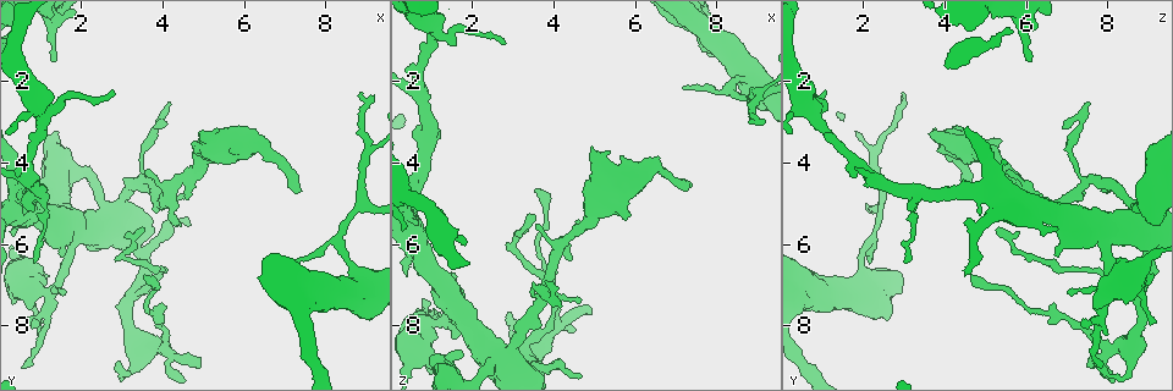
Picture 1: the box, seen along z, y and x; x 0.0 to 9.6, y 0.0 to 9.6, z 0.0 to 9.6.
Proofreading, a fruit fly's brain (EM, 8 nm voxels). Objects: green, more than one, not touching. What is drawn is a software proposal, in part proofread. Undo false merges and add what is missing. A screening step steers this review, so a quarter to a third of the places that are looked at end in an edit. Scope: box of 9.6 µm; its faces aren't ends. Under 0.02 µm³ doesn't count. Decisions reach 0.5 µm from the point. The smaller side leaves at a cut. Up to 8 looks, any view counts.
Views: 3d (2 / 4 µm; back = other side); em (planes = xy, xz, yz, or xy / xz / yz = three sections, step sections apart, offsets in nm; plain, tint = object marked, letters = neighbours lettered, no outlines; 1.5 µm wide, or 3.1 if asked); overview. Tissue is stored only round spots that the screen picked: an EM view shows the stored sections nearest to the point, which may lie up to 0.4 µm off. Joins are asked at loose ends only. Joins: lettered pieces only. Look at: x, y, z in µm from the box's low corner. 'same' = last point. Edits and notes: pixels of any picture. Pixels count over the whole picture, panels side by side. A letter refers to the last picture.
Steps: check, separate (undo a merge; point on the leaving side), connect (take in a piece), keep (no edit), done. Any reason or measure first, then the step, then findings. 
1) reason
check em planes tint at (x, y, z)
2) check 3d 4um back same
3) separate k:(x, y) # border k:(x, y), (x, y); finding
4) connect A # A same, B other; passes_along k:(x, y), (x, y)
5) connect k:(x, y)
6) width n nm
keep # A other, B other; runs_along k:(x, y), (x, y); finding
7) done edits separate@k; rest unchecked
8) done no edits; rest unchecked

thin end
check em planes letters at (8.85, 2.30, 2.90)

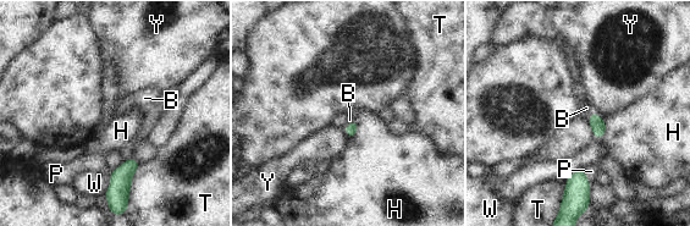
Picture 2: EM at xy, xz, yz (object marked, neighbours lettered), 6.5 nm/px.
connect B # B same, H other, P other, T other, W other, Y other; it goes on there

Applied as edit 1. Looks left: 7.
thick turns thin
check 3d 4um at (2.30, 4.60, 9.15)

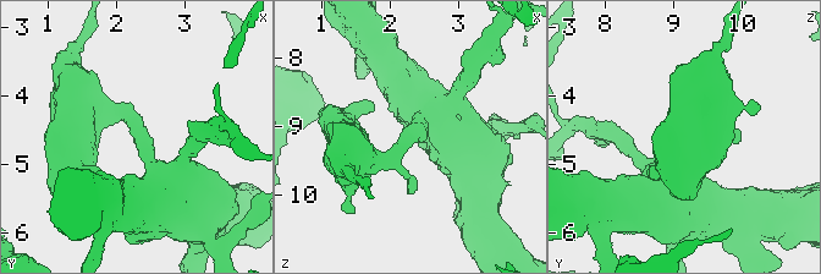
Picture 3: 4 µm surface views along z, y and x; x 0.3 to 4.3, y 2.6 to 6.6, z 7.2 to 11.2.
arm_widths 280, 600 nm; now the EM
check em planes letters at (2.40, 4.65, 9.10)

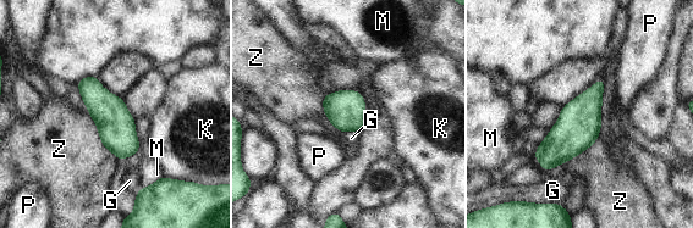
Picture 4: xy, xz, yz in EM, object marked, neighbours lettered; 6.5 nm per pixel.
keep # G other, K other, M other, P other, Z other; border 4:(88, 114), (100, 142), (117, 160); one neuron here

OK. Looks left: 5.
branch stops here
check 3d 4um at (4.65, 4.75, 7.40)

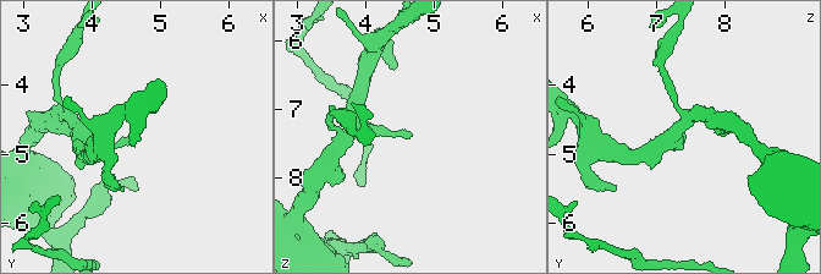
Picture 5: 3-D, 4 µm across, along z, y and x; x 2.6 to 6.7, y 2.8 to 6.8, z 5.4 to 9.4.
now the EM
check em planes letters at (4.70, 4.65, 7.35)

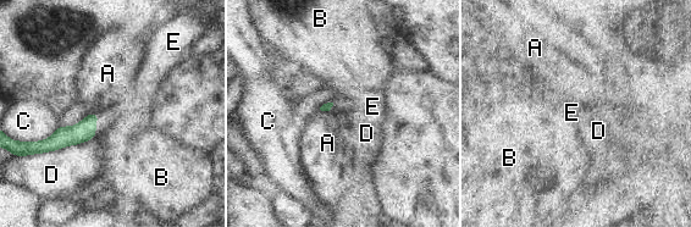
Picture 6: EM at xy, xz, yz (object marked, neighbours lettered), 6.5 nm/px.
keep # A other, B other, C other, D other, E other; border 6:(94, 111), (98, 114); none of them fits

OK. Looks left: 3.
done edits connect@2; rest unchecked

